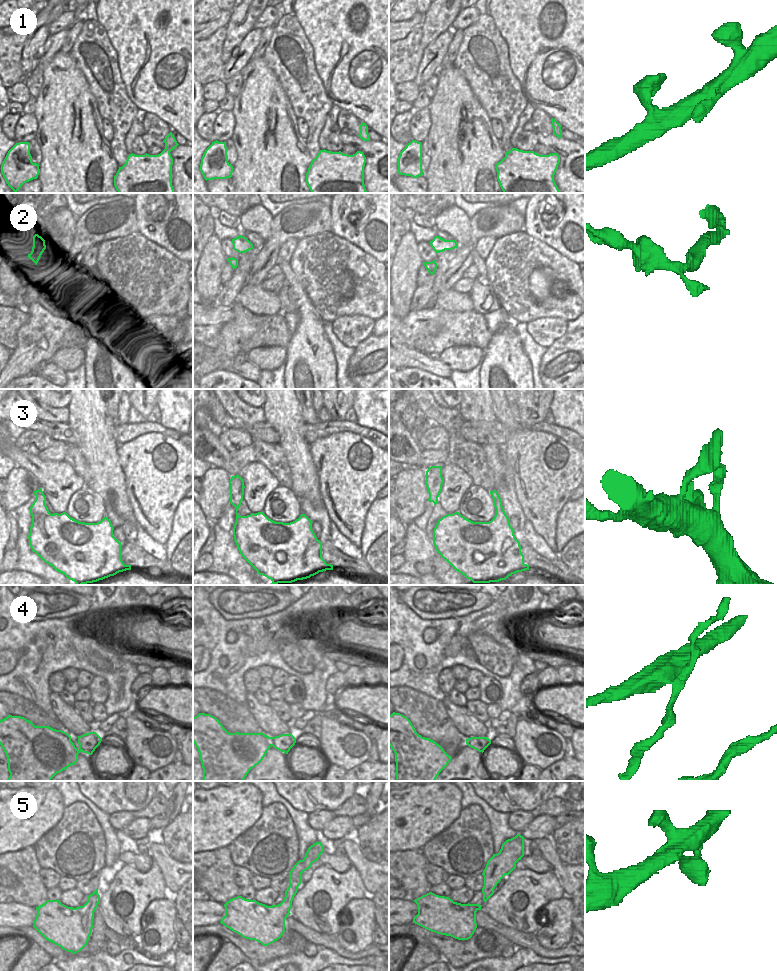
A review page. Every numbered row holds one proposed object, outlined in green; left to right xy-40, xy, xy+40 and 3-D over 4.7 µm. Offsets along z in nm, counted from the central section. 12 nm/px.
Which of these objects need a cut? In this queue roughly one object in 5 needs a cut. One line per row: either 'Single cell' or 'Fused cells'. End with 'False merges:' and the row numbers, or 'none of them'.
1: Single cell
2: Single cell
3: Single cell
4: Fused cells
5: Single cell
False merges: 4.

